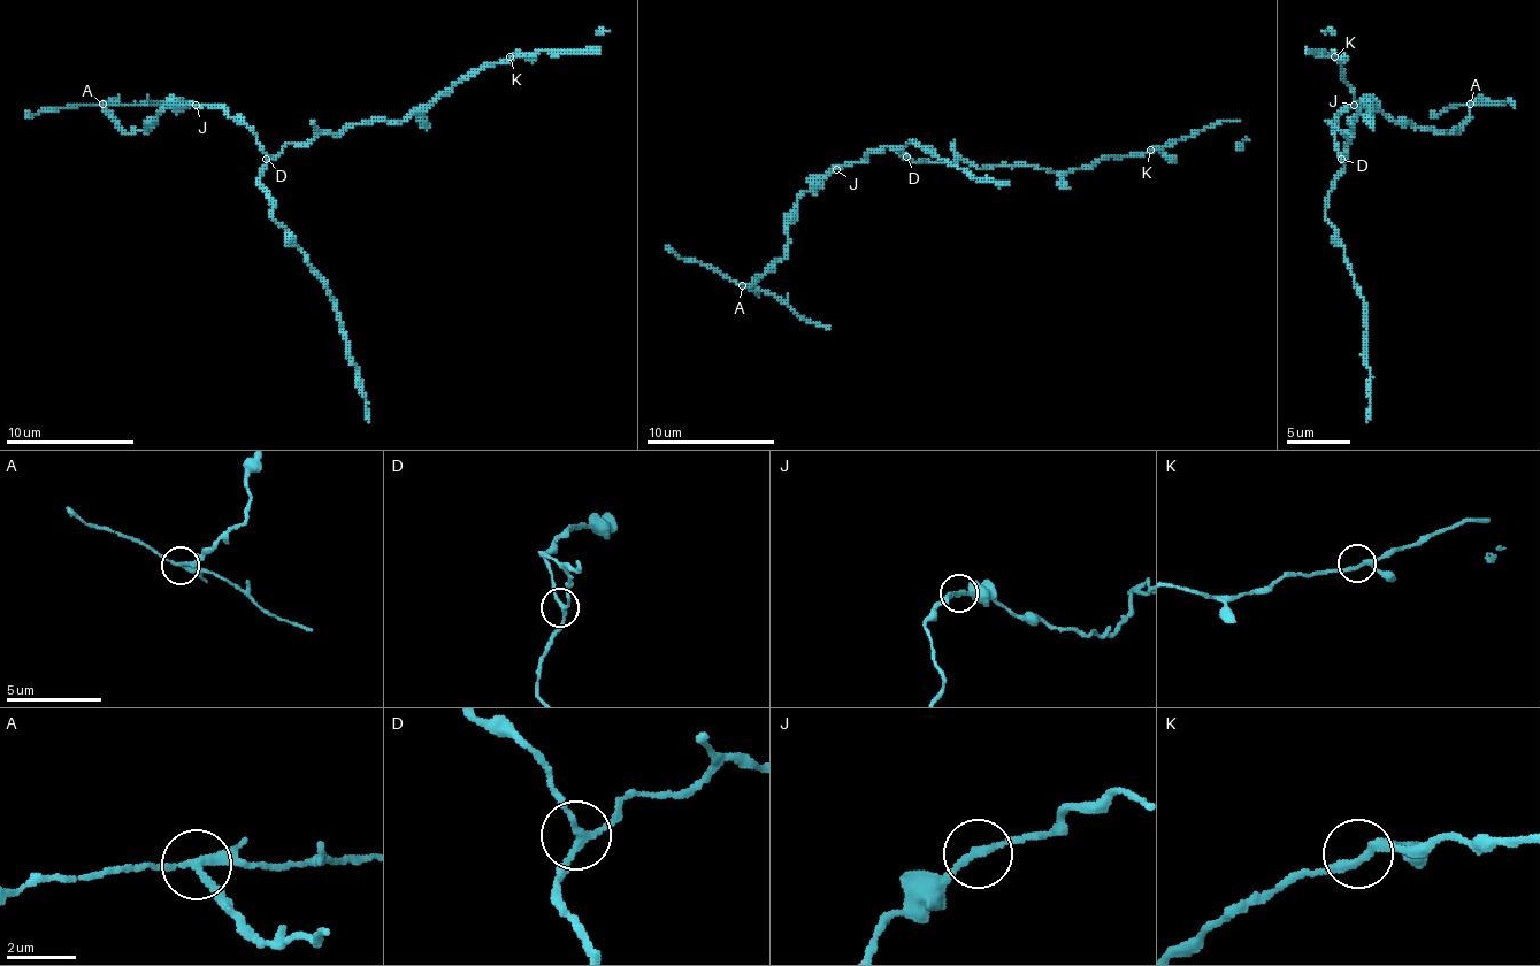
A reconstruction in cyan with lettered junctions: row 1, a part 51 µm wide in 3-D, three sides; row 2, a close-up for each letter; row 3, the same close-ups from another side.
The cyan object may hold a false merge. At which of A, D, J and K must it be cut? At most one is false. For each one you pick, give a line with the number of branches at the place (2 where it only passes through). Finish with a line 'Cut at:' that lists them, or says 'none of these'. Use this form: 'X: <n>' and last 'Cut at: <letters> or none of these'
A: 3
Cut at: A

